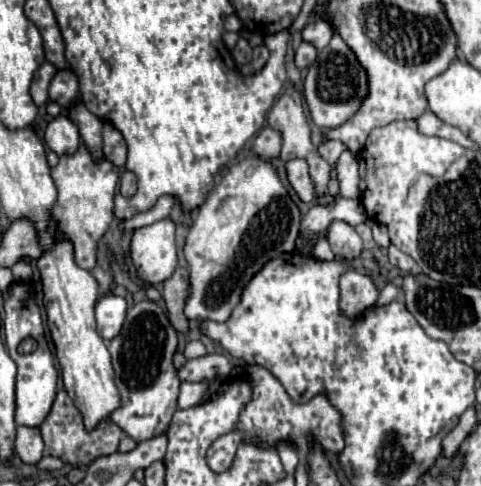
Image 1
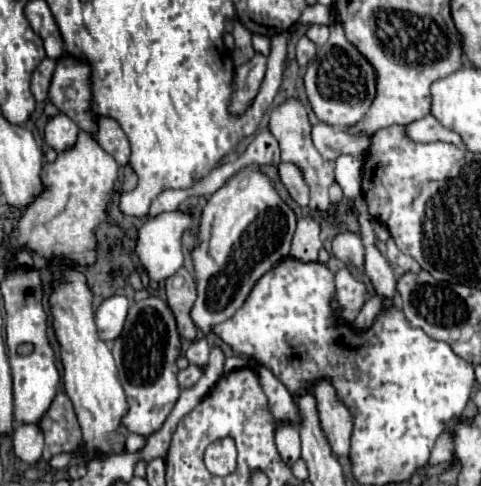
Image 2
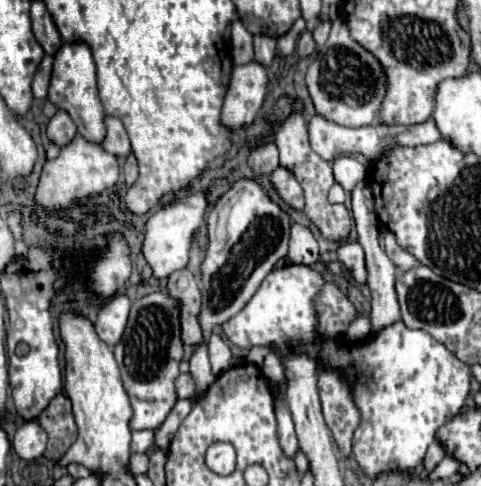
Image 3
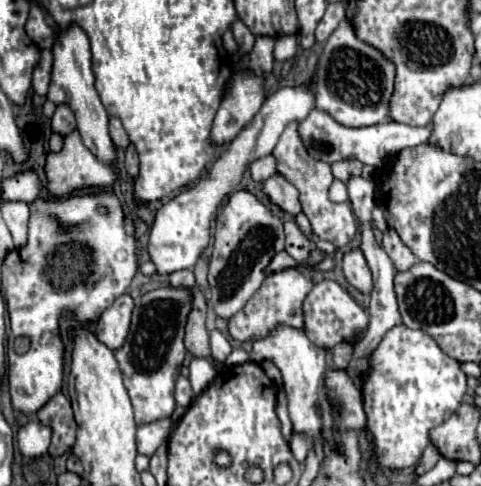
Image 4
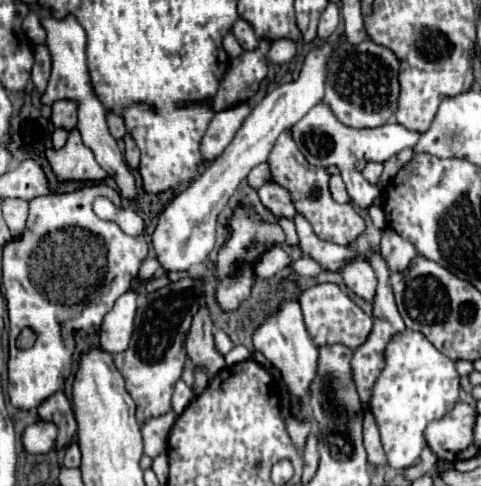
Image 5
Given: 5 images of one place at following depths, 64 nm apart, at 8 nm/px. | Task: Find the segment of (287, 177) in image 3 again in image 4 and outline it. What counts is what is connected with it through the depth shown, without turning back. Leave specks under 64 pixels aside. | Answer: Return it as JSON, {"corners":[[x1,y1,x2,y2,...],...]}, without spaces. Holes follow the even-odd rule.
{"corners":[[276,172,272,178,268,178,264,182,264,192,282,210,286,210,286,212,290,212,294,216,302,212,302,206,300,206,300,200,298,200,298,196,300,196,298,188,292,182,288,182,282,174]]}

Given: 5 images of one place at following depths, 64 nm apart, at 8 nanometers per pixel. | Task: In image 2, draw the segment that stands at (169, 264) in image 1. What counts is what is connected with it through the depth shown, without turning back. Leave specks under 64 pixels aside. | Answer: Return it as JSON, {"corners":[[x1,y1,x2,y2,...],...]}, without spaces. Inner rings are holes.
{"corners":[[164,212,148,222,144,222,144,226,138,230,138,240,136,240,136,254,138,260,142,264,142,268,148,272,150,280,154,282,162,282,166,278,170,278,176,270,182,268,184,256,182,256,182,248,180,248,180,240,182,240,182,232,190,226,190,216,188,214,178,214,178,212]]}

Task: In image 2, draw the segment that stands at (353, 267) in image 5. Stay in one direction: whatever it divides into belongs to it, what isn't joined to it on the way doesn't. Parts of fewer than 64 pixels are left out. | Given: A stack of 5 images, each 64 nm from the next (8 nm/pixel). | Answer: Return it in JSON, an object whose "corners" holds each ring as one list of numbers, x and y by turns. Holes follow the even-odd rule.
{"corners":[[340,230,332,240,332,254,344,264,354,264,356,268,364,266,364,244,354,232]]}

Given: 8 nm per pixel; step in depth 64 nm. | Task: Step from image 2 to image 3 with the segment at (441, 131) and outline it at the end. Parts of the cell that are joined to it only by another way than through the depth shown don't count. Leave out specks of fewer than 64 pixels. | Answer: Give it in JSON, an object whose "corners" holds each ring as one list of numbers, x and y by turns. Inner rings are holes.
{"corners":[[314,116,308,122,308,134,310,134,310,146,316,154,320,154,324,160,336,160,338,156,352,156,358,158,364,164,372,164,380,158,382,146,384,144,404,144,404,146,418,146,418,144,432,144,438,140,446,140,450,142,450,138,446,138,436,122,432,118,428,118,426,122,420,124,412,124,412,126,382,126,382,124,372,124,372,126,362,126,362,128,344,128,340,124,334,124,330,120,324,120,322,116]]}

